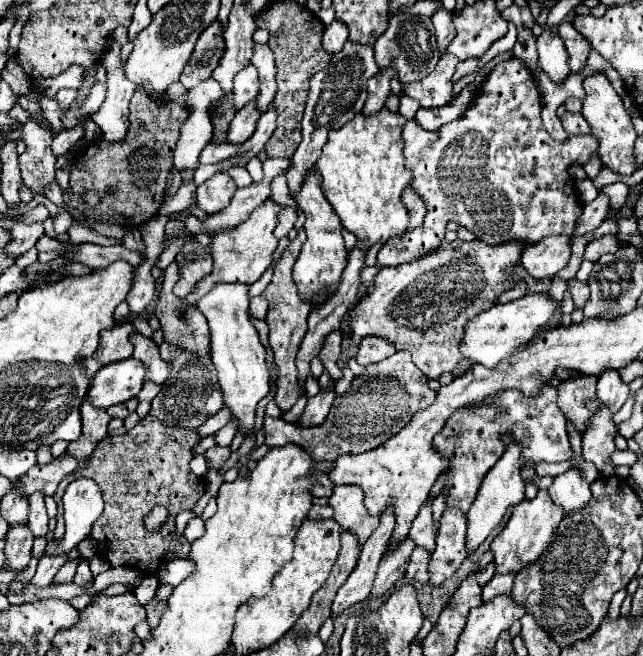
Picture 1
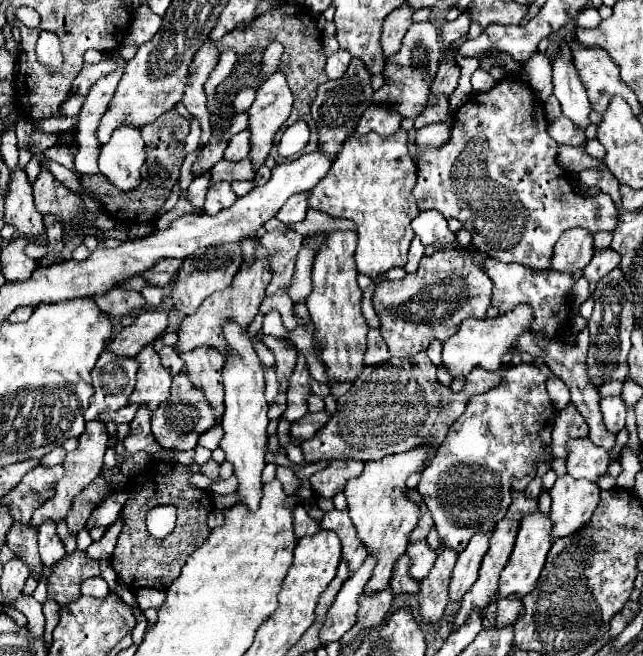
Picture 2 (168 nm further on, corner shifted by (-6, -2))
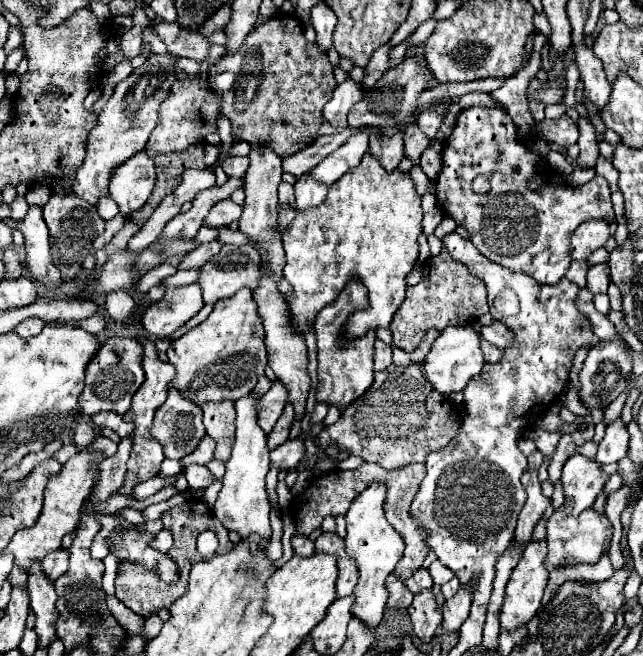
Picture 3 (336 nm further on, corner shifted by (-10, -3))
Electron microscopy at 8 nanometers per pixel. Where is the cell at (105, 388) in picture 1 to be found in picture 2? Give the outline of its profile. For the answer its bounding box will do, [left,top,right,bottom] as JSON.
[84,351,136,421]

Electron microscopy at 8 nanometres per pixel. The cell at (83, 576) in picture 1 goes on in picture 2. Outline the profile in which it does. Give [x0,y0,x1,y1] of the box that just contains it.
[82,577,108,599]

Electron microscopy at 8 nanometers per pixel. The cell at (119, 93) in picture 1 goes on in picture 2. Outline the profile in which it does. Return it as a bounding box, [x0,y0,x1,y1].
[98,125,146,191]

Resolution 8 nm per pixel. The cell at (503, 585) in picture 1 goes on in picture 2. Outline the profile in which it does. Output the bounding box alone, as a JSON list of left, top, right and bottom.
[496,595,522,627]

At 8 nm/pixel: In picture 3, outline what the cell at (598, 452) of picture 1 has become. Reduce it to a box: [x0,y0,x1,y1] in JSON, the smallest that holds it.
[562,454,608,514]

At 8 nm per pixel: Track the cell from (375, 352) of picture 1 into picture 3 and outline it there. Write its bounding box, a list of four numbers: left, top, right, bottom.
[374,338,392,370]

